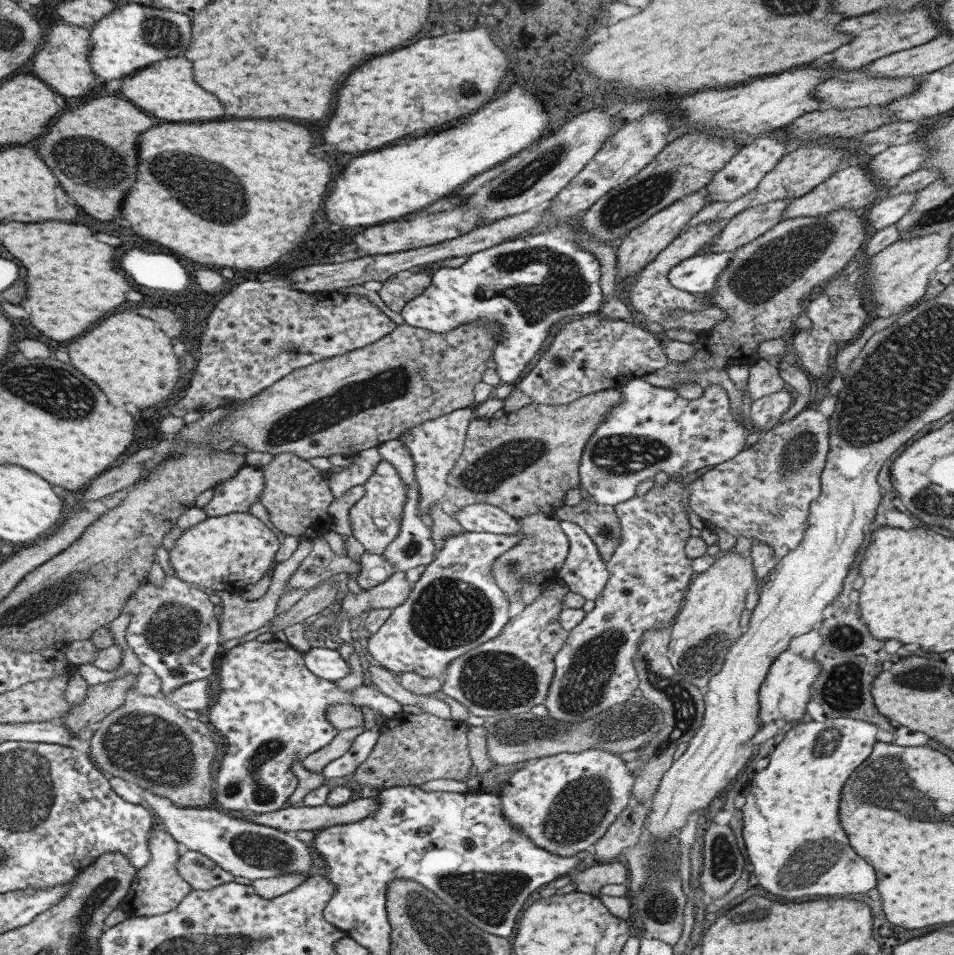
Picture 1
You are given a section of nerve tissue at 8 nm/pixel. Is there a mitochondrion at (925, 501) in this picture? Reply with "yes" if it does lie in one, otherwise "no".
yes

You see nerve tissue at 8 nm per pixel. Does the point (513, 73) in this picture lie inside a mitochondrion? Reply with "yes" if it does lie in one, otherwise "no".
no

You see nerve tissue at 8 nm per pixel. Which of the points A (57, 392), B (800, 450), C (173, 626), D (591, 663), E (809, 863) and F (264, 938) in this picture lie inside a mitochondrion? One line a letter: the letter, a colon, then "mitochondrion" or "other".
A: mitochondrion
B: mitochondrion
C: mitochondrion
D: mitochondrion
E: mitochondrion
F: mitochondrion

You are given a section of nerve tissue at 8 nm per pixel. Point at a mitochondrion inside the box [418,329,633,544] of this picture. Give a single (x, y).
(486, 473)

